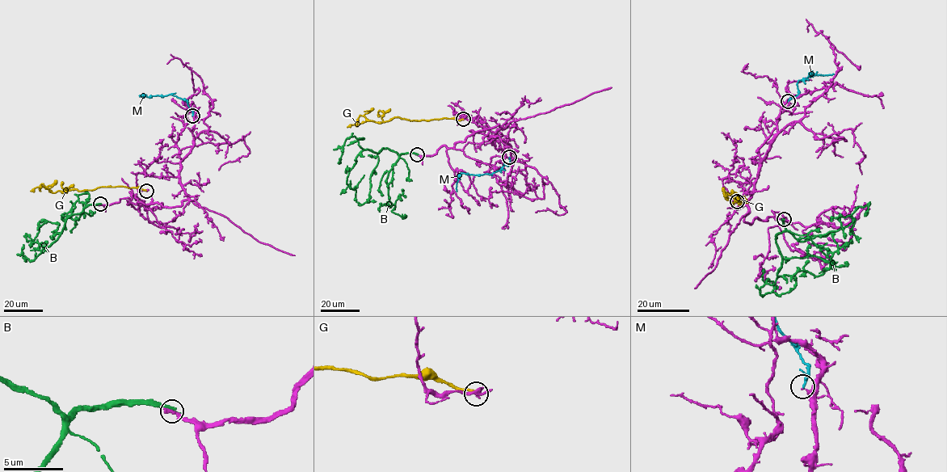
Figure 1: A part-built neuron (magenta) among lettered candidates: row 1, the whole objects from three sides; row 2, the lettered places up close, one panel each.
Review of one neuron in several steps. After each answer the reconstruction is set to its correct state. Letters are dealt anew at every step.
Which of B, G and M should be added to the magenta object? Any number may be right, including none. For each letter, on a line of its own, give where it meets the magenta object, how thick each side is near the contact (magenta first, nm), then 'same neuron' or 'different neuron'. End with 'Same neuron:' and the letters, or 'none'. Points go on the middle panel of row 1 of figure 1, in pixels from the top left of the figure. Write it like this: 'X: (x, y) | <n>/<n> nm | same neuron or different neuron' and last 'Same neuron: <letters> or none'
B: (417, 154) | 360/380 nm | different neuron
G: (463, 119) | 170/240 nm | different neuron
M: (509, 157) | 170/200 nm | different neuron
Same neuron: none

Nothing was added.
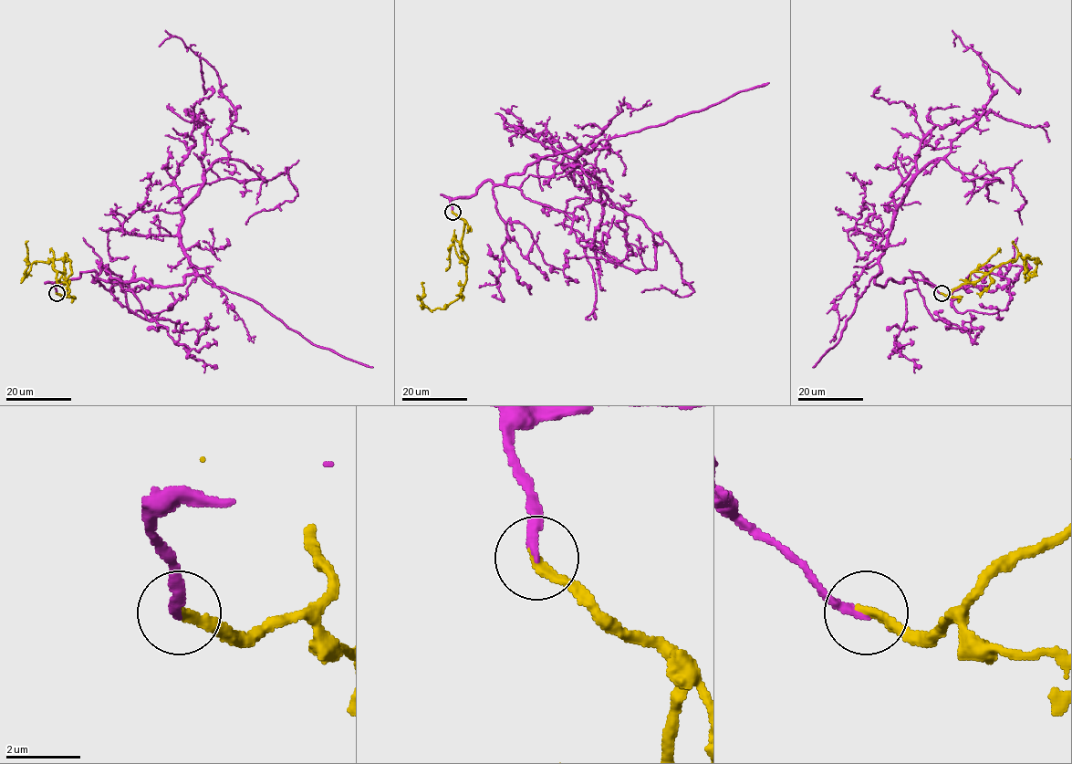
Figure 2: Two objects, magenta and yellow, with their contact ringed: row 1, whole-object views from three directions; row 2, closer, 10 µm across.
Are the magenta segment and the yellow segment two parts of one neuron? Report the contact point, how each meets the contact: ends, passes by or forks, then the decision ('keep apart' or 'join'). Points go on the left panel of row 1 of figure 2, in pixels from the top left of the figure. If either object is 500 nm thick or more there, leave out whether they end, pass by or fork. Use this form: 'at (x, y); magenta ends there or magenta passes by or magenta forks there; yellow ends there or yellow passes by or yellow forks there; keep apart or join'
at (57, 293); magenta ends there; yellow ends there; join

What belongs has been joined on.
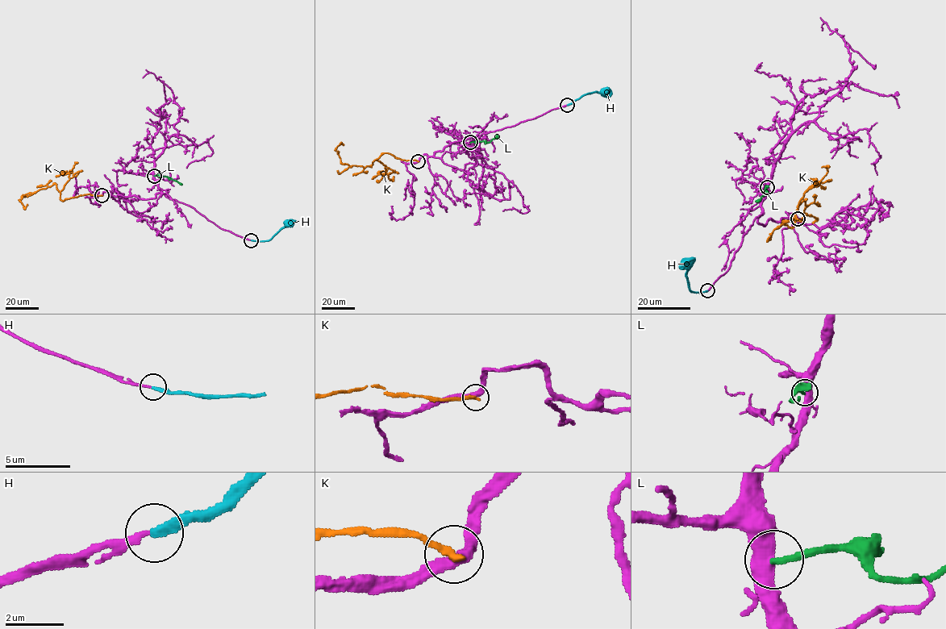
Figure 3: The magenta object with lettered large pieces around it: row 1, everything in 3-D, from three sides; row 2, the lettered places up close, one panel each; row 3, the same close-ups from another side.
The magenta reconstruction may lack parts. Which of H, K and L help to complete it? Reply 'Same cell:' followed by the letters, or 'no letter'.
Same cell: H

